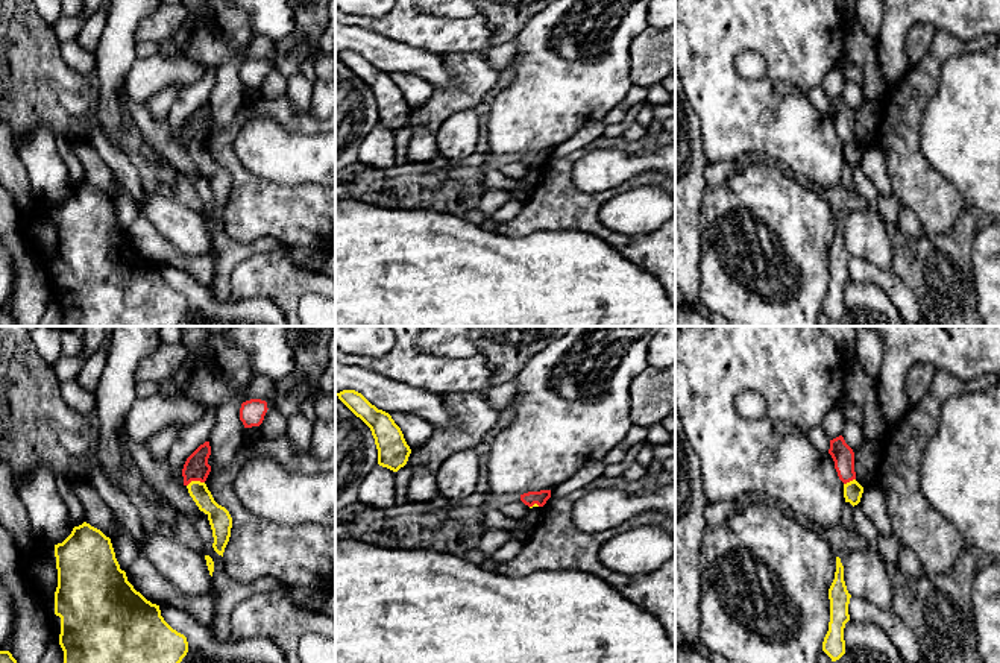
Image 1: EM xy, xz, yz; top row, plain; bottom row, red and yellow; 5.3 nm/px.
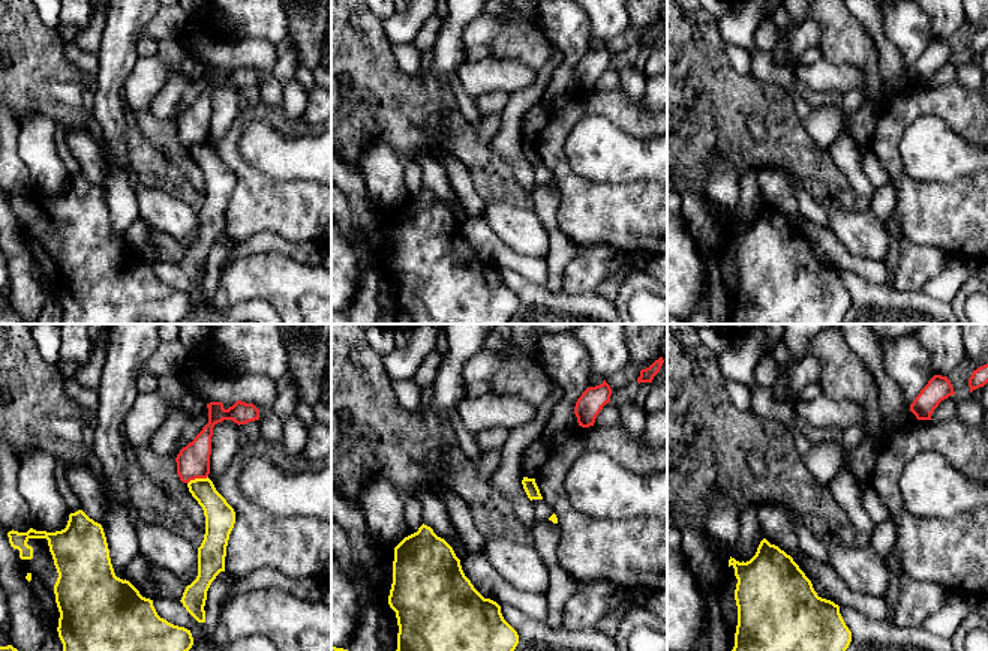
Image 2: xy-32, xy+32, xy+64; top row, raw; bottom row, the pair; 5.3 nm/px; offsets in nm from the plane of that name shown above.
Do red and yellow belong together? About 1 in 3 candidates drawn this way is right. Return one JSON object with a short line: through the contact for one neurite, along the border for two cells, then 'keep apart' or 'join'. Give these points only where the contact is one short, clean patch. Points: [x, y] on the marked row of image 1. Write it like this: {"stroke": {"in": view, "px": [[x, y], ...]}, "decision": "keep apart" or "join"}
{"stroke": {"in": "xy", "px": [[204, 481], [191, 481], [187, 486]]}, "decision": "keep apart"}

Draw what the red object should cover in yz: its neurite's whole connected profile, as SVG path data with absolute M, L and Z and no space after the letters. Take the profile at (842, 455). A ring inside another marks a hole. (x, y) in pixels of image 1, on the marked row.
M842 435L830 440L829 454L832 455L838 476L844 484L856 479L854 452Z

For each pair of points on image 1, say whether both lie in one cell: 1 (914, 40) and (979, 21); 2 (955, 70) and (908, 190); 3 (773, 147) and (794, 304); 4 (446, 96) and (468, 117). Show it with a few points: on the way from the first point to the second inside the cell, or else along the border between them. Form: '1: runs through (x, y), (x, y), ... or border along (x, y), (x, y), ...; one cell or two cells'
1: border along (937, 29), (915, 23), (908, 32), (905, 49); two cells
2: border along (923, 116), (920, 125), (921, 152), (946, 179); two cells
3: border along (739, 164), (748, 160), (770, 160), (783, 169); two cells
4: border along (474, 108), (454, 111), (436, 134); two cells

